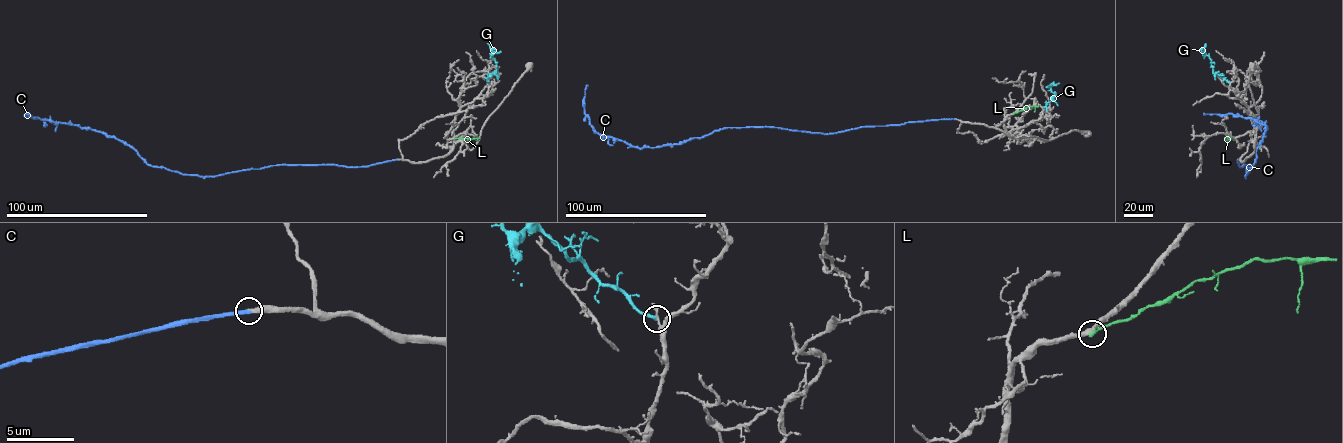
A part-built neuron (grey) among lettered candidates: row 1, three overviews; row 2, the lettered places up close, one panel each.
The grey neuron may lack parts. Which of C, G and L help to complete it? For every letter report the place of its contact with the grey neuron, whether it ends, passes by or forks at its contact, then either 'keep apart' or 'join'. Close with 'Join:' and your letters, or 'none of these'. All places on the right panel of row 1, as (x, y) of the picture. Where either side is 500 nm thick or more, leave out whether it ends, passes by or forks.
C: meets grey at (1237, 159); it ends there; join
G: meets grey at (1229, 82); it ends there; keep apart
L: meets grey at (1232, 138); it ends there; keep apart
Join: C

